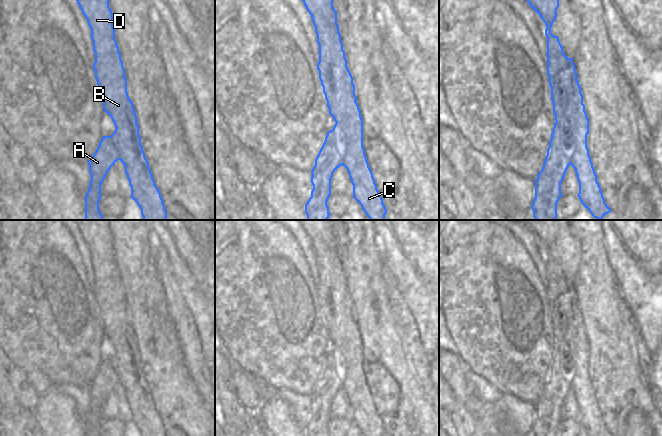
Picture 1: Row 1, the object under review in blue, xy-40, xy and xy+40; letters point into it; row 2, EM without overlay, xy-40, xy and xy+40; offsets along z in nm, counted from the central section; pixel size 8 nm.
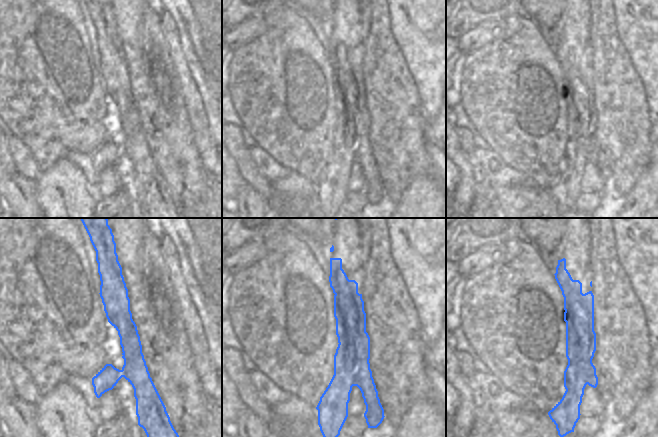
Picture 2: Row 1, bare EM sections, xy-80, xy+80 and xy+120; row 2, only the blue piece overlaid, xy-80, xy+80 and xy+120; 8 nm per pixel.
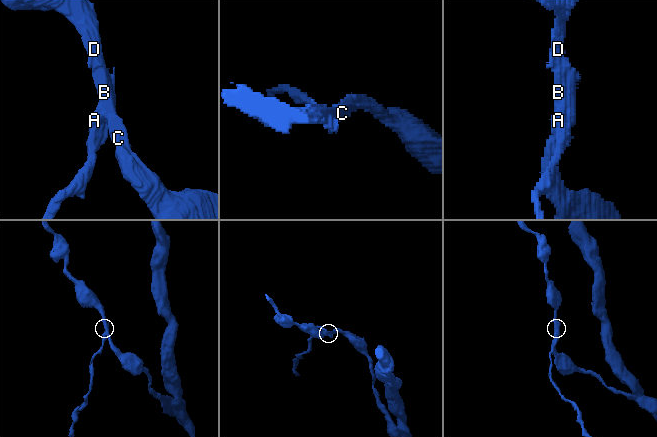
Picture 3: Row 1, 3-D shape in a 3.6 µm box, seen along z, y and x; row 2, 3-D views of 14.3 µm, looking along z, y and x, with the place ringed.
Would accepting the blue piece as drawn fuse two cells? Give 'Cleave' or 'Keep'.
Cleave.

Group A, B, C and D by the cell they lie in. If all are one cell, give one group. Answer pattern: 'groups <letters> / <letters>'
groups A / B C D

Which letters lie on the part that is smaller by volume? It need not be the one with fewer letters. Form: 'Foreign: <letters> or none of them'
Foreign: A

